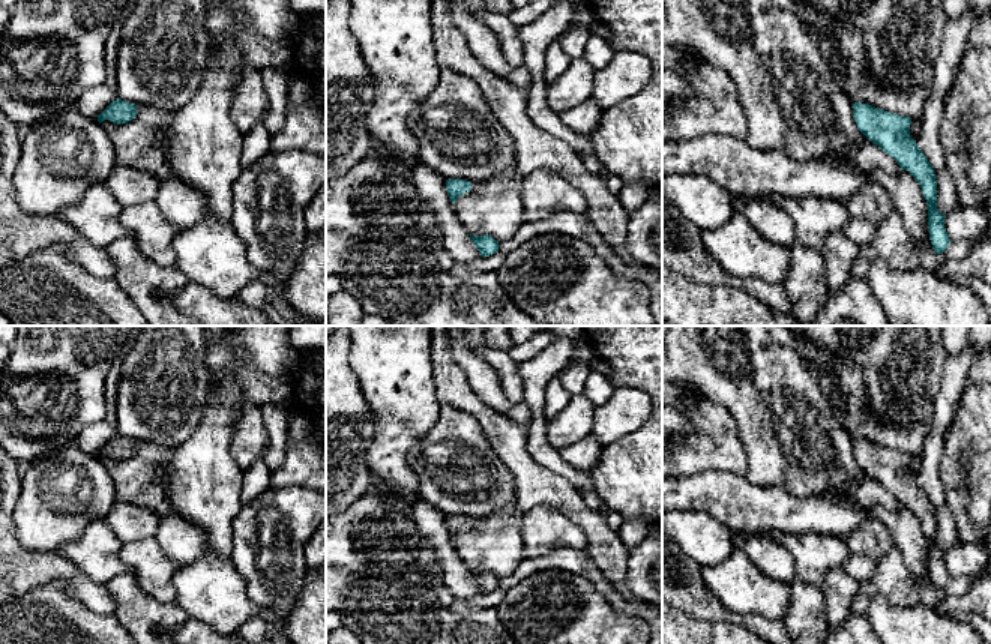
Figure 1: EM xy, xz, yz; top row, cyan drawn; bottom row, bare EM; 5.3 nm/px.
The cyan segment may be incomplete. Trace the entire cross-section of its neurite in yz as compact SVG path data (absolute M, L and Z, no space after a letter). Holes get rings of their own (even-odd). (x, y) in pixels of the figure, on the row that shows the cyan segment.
M854 102L853 119L857 129L884 153L892 156L901 170L908 171L920 185L928 206L928 233L932 249L941 254L950 240L944 228L944 213L937 210L937 180L926 156L910 137L910 117L878 110L869 104Z

